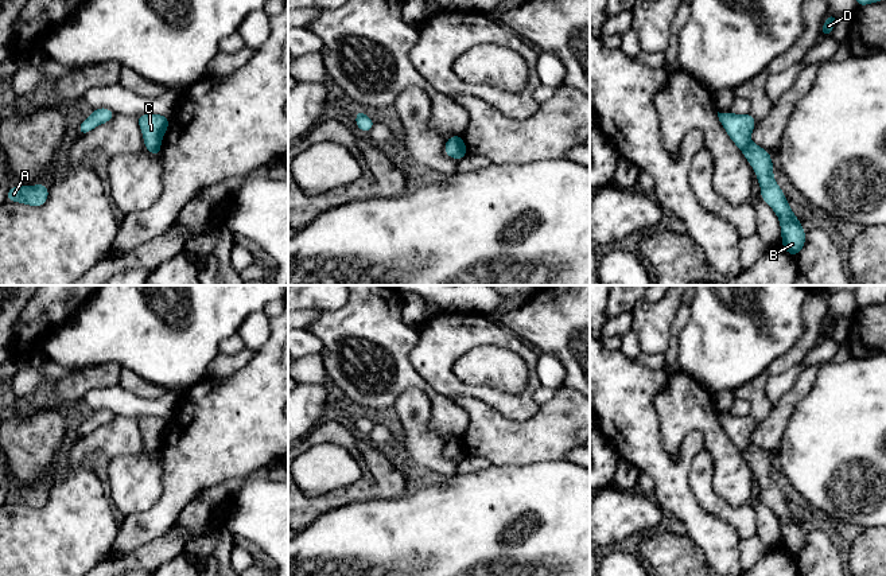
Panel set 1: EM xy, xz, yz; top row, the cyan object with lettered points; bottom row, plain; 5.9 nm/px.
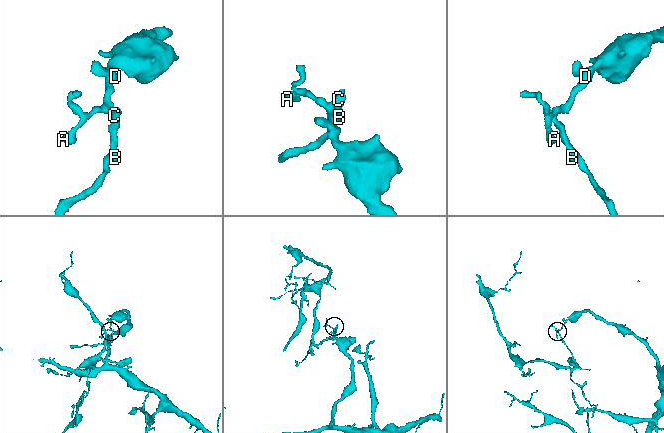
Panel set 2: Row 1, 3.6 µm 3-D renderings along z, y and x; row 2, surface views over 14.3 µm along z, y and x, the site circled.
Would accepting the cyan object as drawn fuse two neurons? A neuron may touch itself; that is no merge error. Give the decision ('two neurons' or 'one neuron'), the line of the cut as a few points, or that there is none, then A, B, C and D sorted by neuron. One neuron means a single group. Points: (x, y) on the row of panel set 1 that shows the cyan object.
two neurons; cut in yz along (749, 141), (741, 150); A C D / B

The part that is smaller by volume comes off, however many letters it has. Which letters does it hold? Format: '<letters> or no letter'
B

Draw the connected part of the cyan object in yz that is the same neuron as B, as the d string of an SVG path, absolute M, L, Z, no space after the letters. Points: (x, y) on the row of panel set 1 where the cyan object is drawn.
M749 143L742 149L749 164L755 170L761 186L761 198L774 210L780 219L782 248L796 257L805 245L805 230L786 202L786 198L773 176L770 153L762 147Z

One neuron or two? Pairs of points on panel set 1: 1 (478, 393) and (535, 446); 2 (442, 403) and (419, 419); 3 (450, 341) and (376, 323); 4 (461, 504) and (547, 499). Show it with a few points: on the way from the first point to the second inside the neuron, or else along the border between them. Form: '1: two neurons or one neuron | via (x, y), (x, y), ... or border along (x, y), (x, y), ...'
1: two neurons | border along (477, 399), (517, 421), (525, 421), (535, 415)
2: two neurons | border along (410, 388), (428, 397), (430, 428), (446, 439)
3: two neurons | border along (418, 329), (418, 343), (411, 353), (411, 364)
4: one neuron | via (482, 504), (525, 504)

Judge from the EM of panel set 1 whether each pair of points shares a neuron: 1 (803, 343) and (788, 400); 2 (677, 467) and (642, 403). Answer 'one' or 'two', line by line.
1: two
2: one

